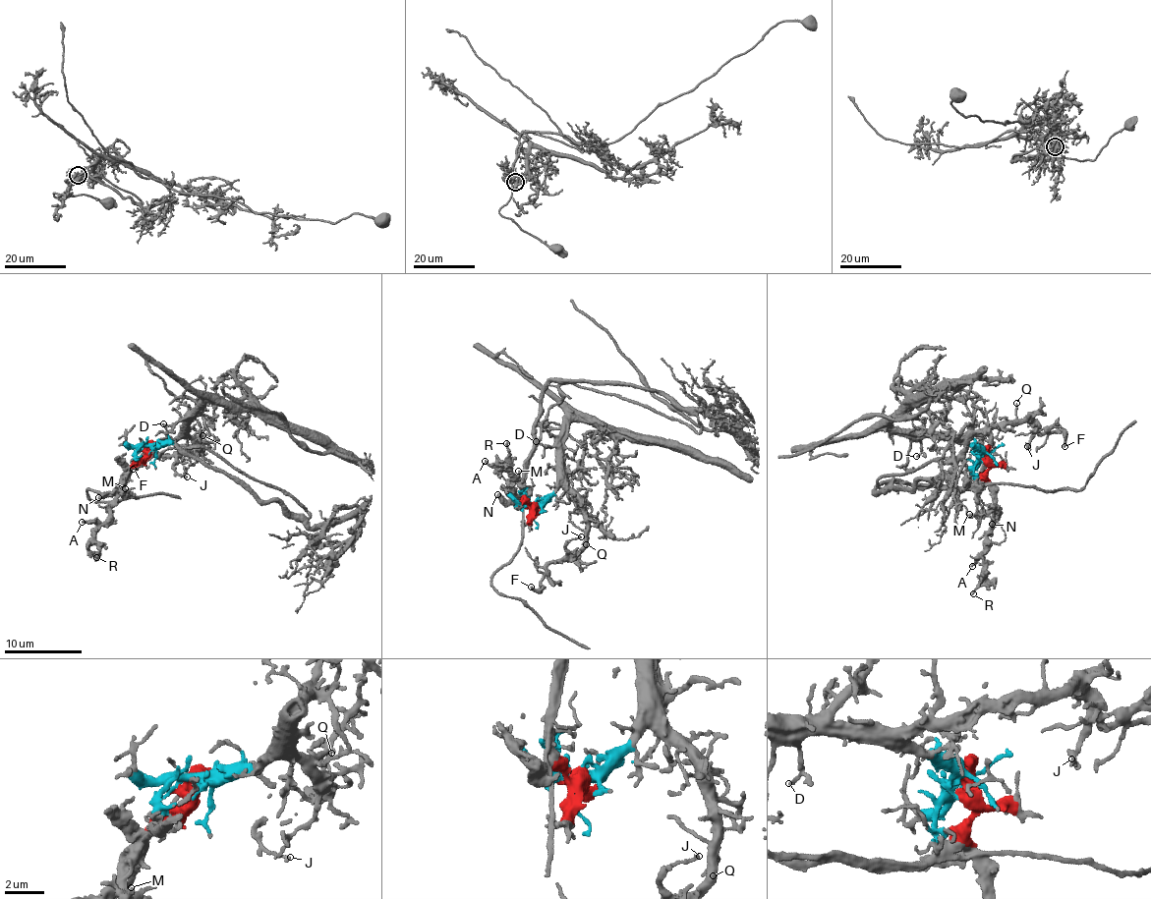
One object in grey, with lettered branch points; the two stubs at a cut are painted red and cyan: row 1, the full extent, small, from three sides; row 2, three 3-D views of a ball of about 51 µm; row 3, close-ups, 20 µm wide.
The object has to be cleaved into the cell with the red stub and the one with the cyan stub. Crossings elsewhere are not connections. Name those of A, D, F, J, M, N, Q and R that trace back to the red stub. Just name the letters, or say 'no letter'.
A, M, N, R

